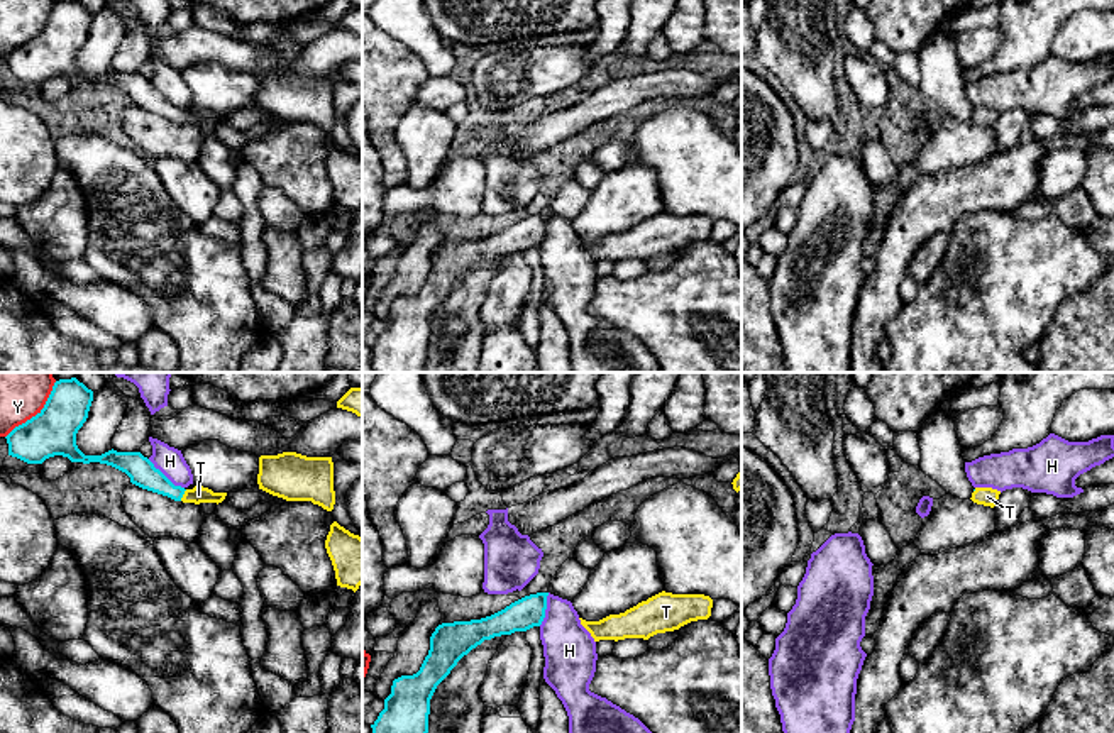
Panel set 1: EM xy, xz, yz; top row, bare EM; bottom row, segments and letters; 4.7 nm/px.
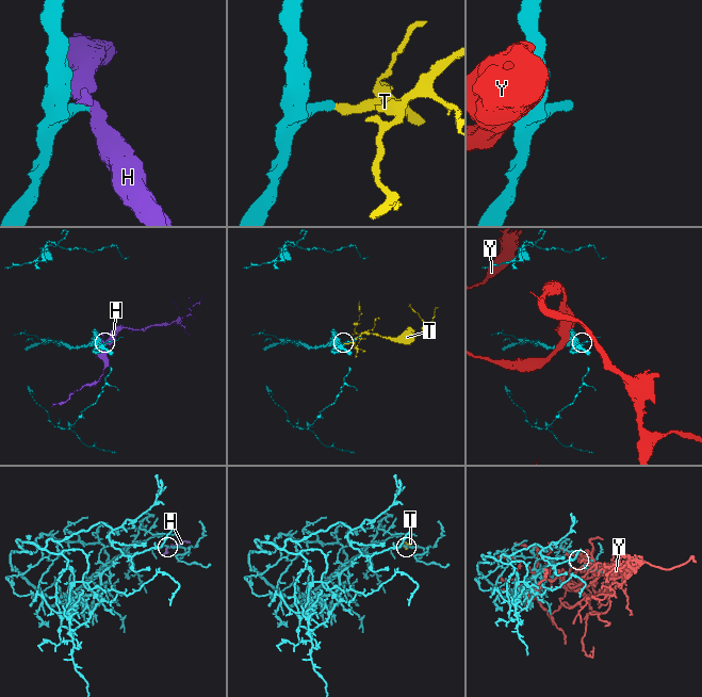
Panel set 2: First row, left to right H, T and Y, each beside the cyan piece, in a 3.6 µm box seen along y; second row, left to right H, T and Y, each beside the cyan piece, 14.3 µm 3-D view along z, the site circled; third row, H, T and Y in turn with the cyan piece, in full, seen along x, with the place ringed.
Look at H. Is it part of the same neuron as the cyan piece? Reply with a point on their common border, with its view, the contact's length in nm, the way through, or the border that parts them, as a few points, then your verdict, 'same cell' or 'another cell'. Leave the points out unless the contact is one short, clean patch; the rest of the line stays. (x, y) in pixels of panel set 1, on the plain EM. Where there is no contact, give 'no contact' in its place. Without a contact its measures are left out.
meets cyan in xy at (165, 97); contact 220 nm long; border along xy (148, 80), (175, 105), (183, 109); another cell

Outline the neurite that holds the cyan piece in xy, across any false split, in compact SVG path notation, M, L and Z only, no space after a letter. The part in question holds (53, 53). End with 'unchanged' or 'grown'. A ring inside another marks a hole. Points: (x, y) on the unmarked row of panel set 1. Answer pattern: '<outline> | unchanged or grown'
M59 0L44 29L15 47L5 59L8 76L27 85L42 85L54 76L68 78L71 83L100 83L112 86L130 98L130 103L183 124L222 124L227 113L213 113L208 108L195 107L185 110L174 107L141 73L108 71L102 76L85 76L76 66L76 54L88 39L93 12L78 0Z | grown

